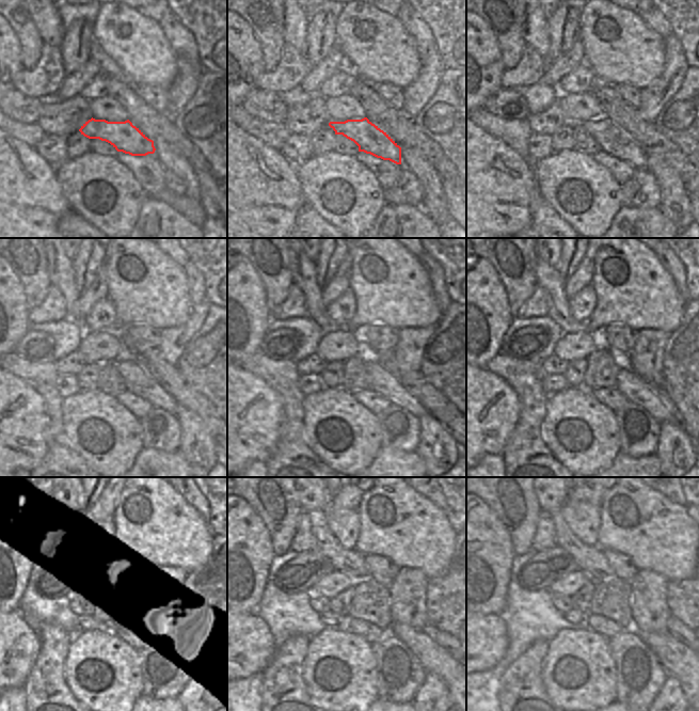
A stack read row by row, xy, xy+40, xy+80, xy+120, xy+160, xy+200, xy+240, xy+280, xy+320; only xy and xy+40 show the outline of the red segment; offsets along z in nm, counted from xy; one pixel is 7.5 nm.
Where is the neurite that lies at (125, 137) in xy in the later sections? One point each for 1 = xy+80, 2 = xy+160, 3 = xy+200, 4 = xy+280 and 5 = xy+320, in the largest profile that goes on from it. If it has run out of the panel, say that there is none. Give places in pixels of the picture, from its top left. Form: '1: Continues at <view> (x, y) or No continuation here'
1: Continues at xy+80 (612, 139)
2: Continues at xy+160 (380, 380)
3: Continues at xy+200 (635, 390)
4: Continues at xy+280 (433, 658)
5: Continues at xy+320 (678, 660)

